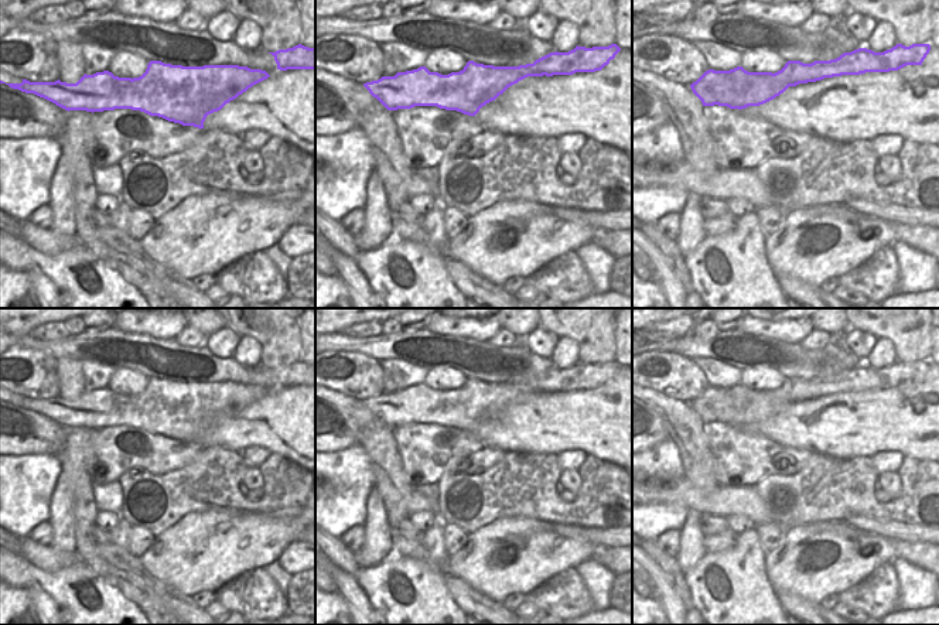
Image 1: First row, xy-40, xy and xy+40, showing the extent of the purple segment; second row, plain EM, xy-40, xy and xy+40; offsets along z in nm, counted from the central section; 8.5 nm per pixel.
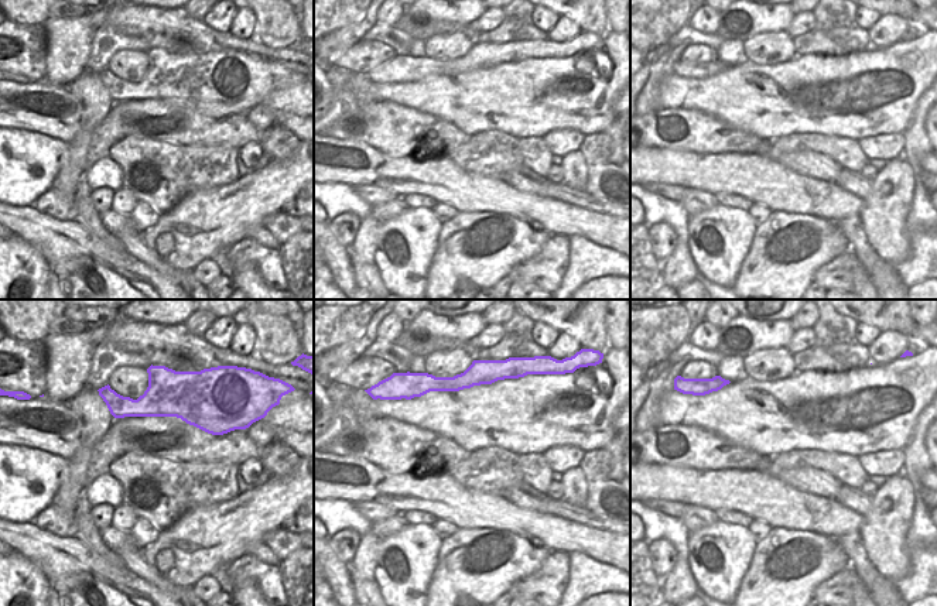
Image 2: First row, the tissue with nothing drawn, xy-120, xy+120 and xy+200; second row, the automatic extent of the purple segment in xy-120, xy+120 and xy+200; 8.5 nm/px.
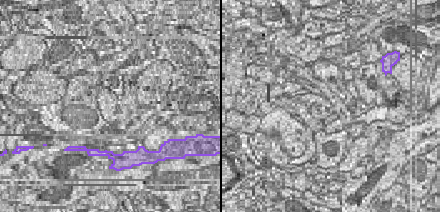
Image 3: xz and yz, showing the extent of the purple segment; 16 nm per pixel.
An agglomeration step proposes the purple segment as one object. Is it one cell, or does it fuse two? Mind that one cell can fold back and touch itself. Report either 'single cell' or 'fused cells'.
fused cells

